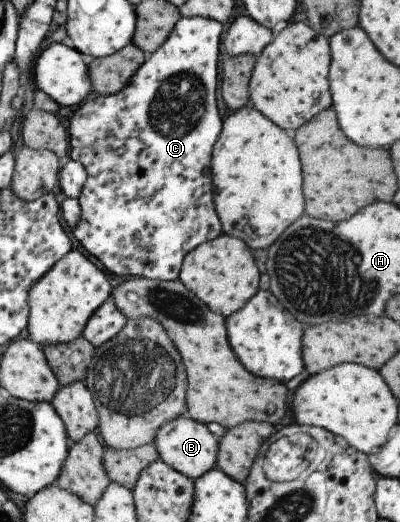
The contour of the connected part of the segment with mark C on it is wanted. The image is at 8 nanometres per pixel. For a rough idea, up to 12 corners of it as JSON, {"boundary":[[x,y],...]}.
{"boundary":[[180,18],[64,120],[72,235],[112,275],[178,278],[221,234],[222,24]]}

